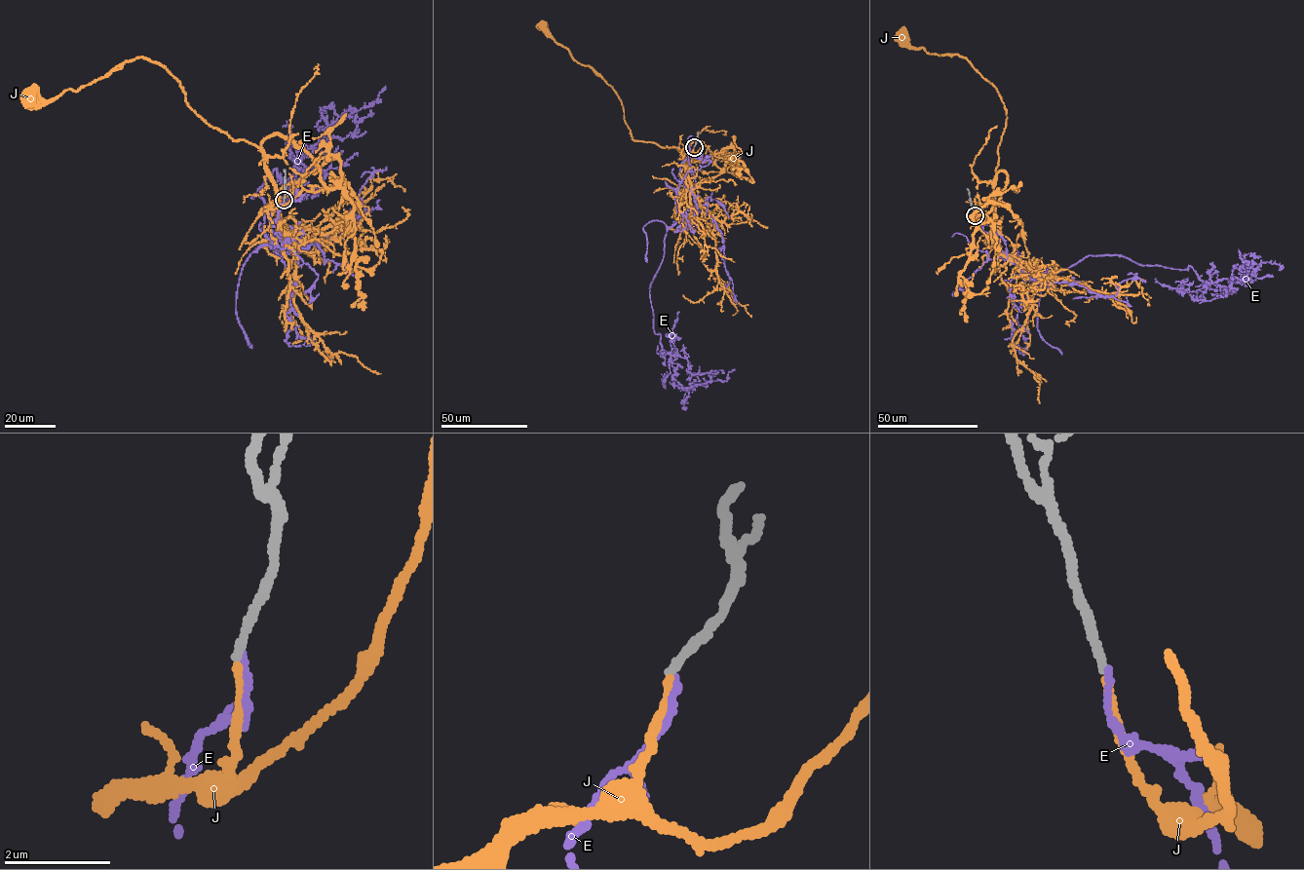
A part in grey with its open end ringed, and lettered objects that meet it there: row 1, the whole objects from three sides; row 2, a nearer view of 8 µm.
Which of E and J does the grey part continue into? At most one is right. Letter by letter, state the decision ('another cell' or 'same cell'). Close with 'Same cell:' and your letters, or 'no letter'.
E: another cell
J: same cell
Same cell: J

